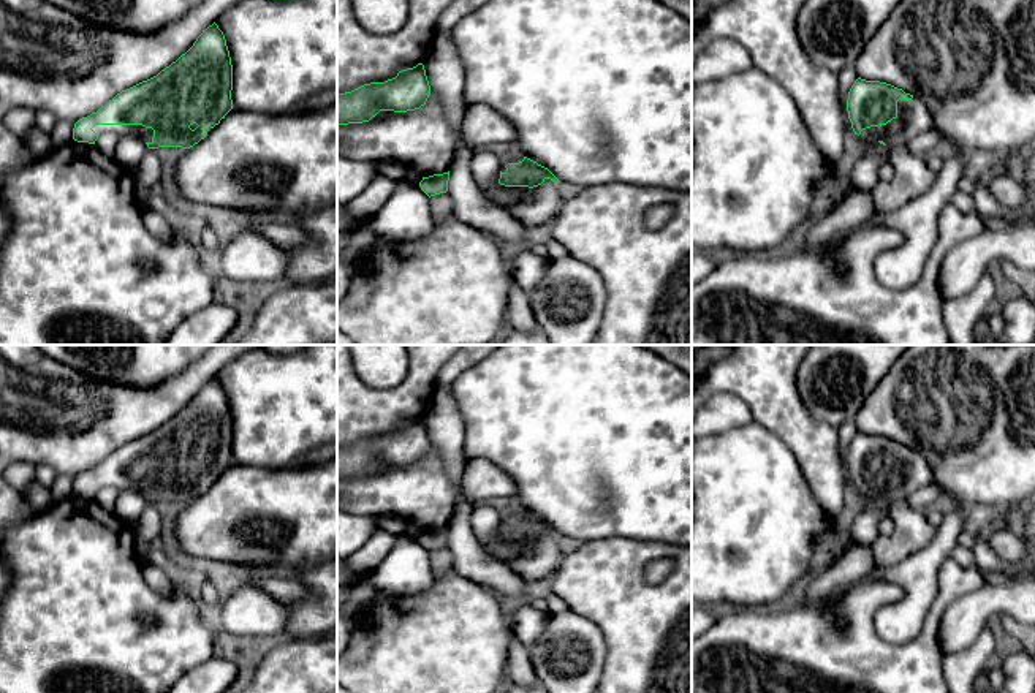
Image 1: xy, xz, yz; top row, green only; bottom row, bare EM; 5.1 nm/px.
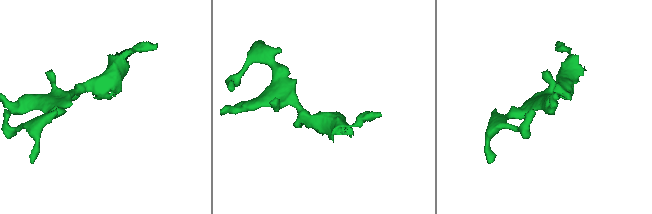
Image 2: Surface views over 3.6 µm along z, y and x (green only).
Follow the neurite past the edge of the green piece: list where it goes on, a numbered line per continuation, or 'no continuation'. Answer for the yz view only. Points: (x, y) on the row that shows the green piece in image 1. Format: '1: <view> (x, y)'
1: yz (913, 117)

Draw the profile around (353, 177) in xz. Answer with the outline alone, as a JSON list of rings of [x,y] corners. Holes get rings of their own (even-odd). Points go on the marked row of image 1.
[[[337,155],[337,206],[347,206],[378,176],[373,163]]]

